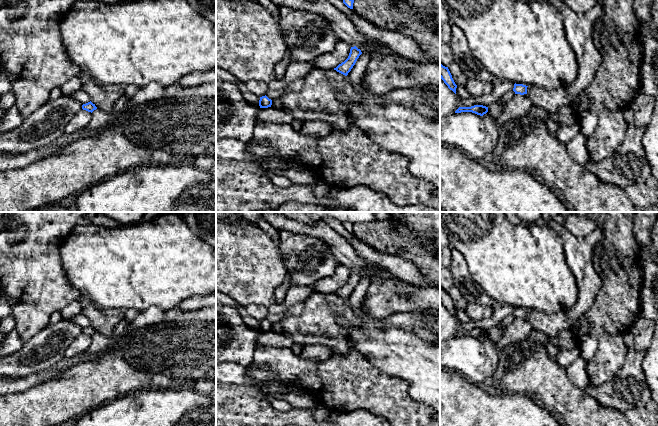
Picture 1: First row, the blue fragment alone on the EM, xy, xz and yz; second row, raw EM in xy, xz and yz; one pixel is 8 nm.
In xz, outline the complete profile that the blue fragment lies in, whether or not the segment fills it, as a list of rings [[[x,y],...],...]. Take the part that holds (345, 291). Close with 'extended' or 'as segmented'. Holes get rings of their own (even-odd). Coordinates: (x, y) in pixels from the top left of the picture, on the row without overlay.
[[[356,270],[351,271],[348,282],[344,286],[339,288],[336,292],[334,292],[334,294],[347,300],[361,278],[361,274]]] | as segmented

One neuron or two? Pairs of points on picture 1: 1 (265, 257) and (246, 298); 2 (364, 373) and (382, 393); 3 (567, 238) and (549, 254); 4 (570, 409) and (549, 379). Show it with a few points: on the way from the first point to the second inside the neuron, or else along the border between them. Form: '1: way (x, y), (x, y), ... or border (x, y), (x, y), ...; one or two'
1: way (255, 267), (249, 273), (246, 288); one
2: way (367, 378), (377, 388); one
3: border (547, 224), (561, 239), (565, 262), (568, 265); two
4: way (567, 402), (551, 386); one

